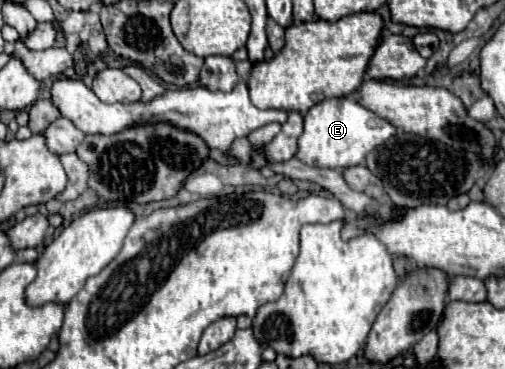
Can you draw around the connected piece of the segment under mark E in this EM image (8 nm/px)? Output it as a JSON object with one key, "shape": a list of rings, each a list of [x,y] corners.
{"shape":[[[326,98],[312,106],[304,116],[304,132],[298,138],[296,158],[304,164],[318,168],[336,168],[344,170],[356,164],[362,164],[368,152],[386,142],[396,134],[396,128],[374,112],[366,110],[362,104],[352,102],[350,98]]]}

